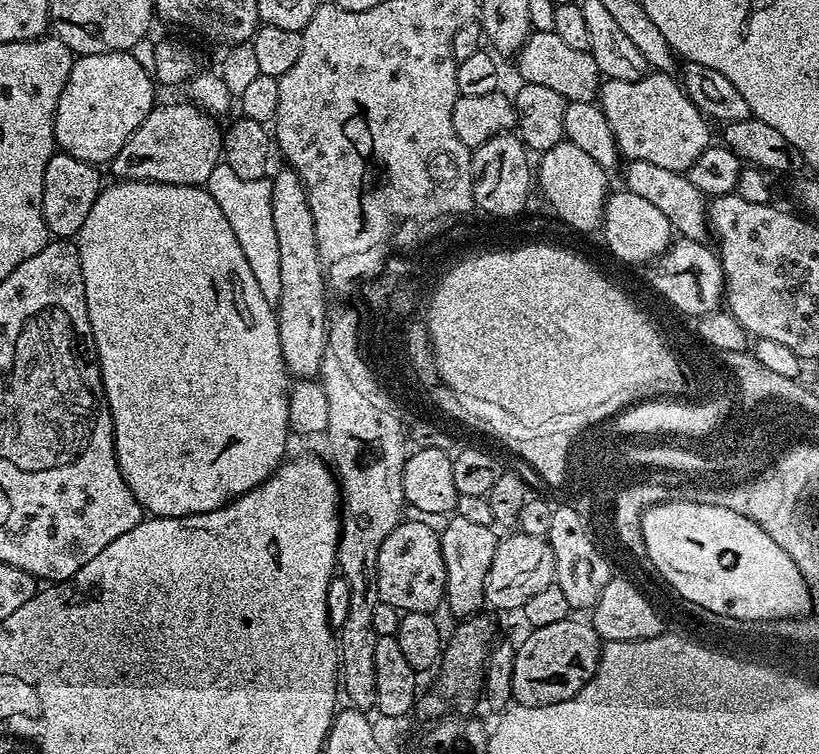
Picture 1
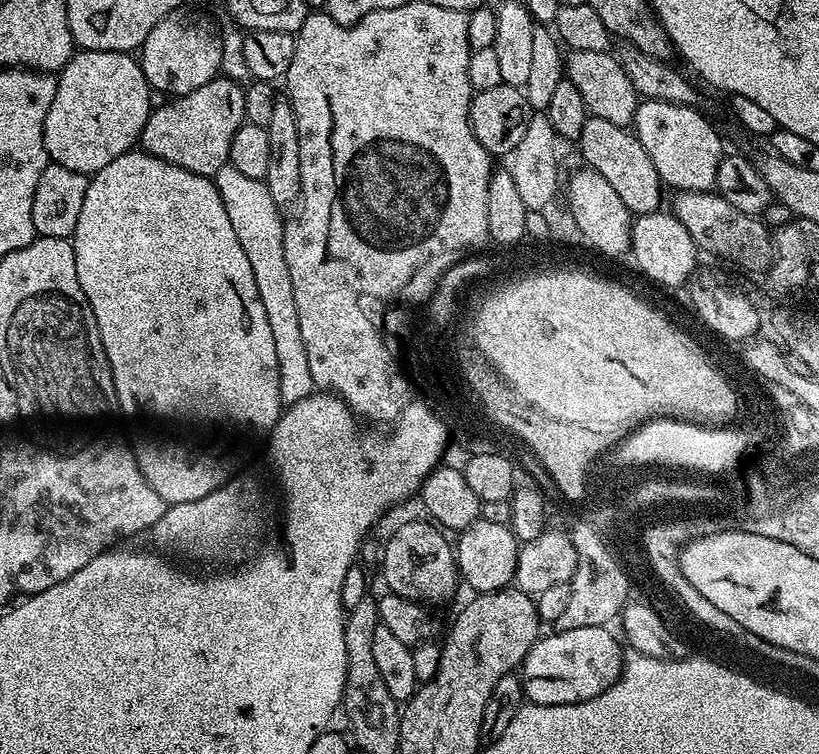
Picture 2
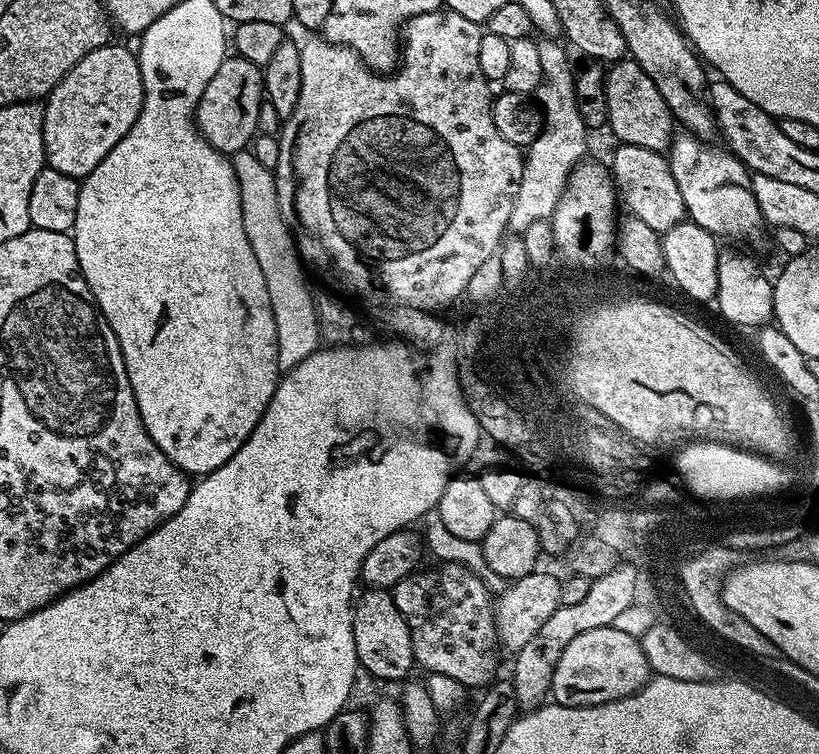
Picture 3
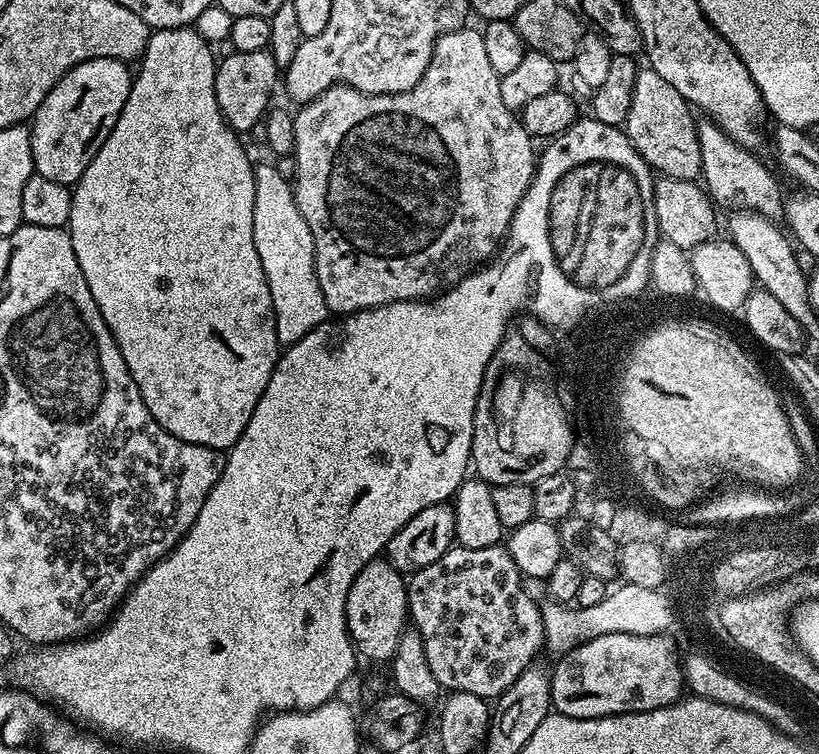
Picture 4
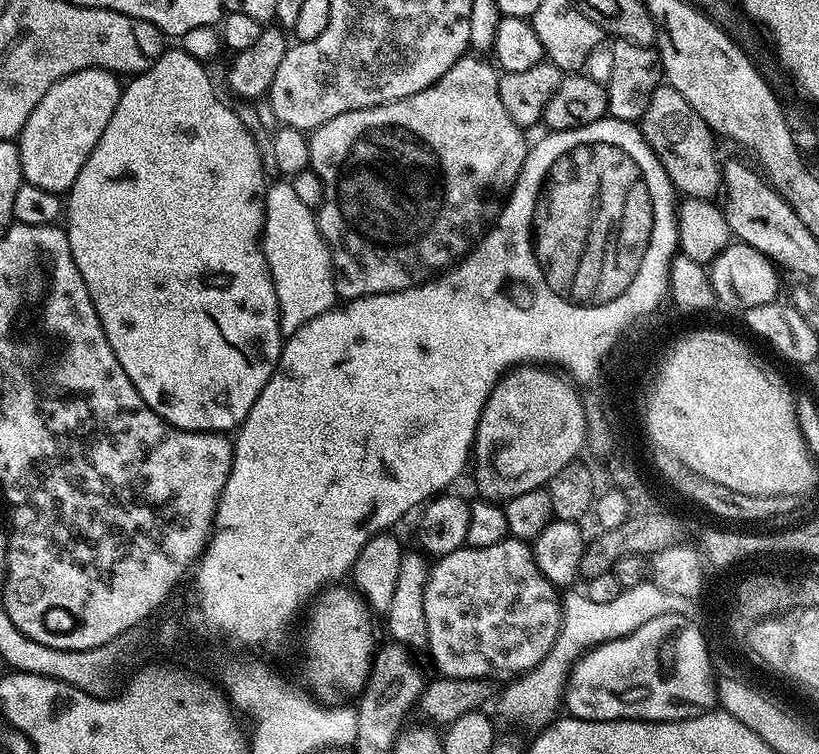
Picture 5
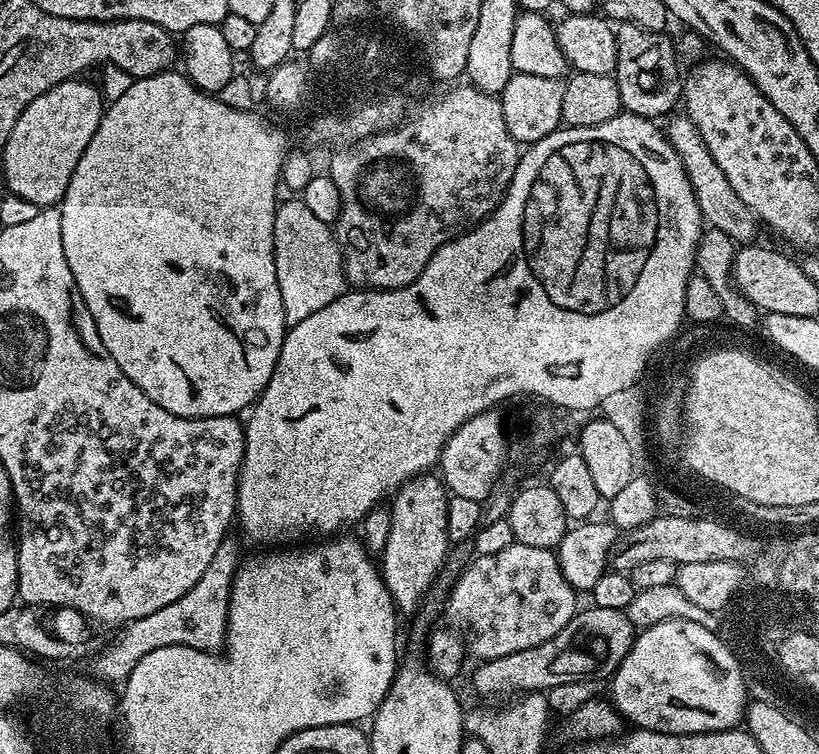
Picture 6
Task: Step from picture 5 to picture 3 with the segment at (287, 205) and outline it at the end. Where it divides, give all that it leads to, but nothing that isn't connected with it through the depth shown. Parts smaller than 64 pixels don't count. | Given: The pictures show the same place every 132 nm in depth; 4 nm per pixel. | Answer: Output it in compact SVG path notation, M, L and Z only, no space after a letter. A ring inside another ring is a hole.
M252 150L231 153L230 159L242 202L242 226L246 226L246 238L250 238L254 258L258 258L262 278L266 278L270 310L274 310L274 330L278 330L278 366L287 370L310 358L310 354L314 354L322 344L314 288L306 275L296 248L296 237L276 193L273 169L269 165L267 168Z

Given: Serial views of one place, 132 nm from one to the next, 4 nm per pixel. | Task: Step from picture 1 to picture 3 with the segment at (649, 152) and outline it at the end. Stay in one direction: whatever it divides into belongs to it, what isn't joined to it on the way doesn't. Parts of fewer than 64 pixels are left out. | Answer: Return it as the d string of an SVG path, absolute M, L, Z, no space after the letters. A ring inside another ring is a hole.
M673 135L666 155L670 174L674 174L674 182L678 182L678 190L682 193L687 219L717 238L729 236L732 240L758 239L760 228L765 227L765 222L749 187L750 176L743 162L723 147L711 148L713 145L701 140L699 136L683 135Z

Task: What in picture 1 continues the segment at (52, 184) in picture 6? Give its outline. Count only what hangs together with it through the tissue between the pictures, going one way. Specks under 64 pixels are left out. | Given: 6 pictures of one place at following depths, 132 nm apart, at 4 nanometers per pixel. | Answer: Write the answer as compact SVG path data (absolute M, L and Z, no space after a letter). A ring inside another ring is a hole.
M107 52L106 54L90 54L81 56L73 63L70 78L66 78L66 86L58 98L56 117L54 118L54 134L56 147L61 152L70 154L87 164L107 165L126 146L130 134L142 126L146 114L157 103L158 97L152 89L153 77L138 62L134 62L131 52Z

